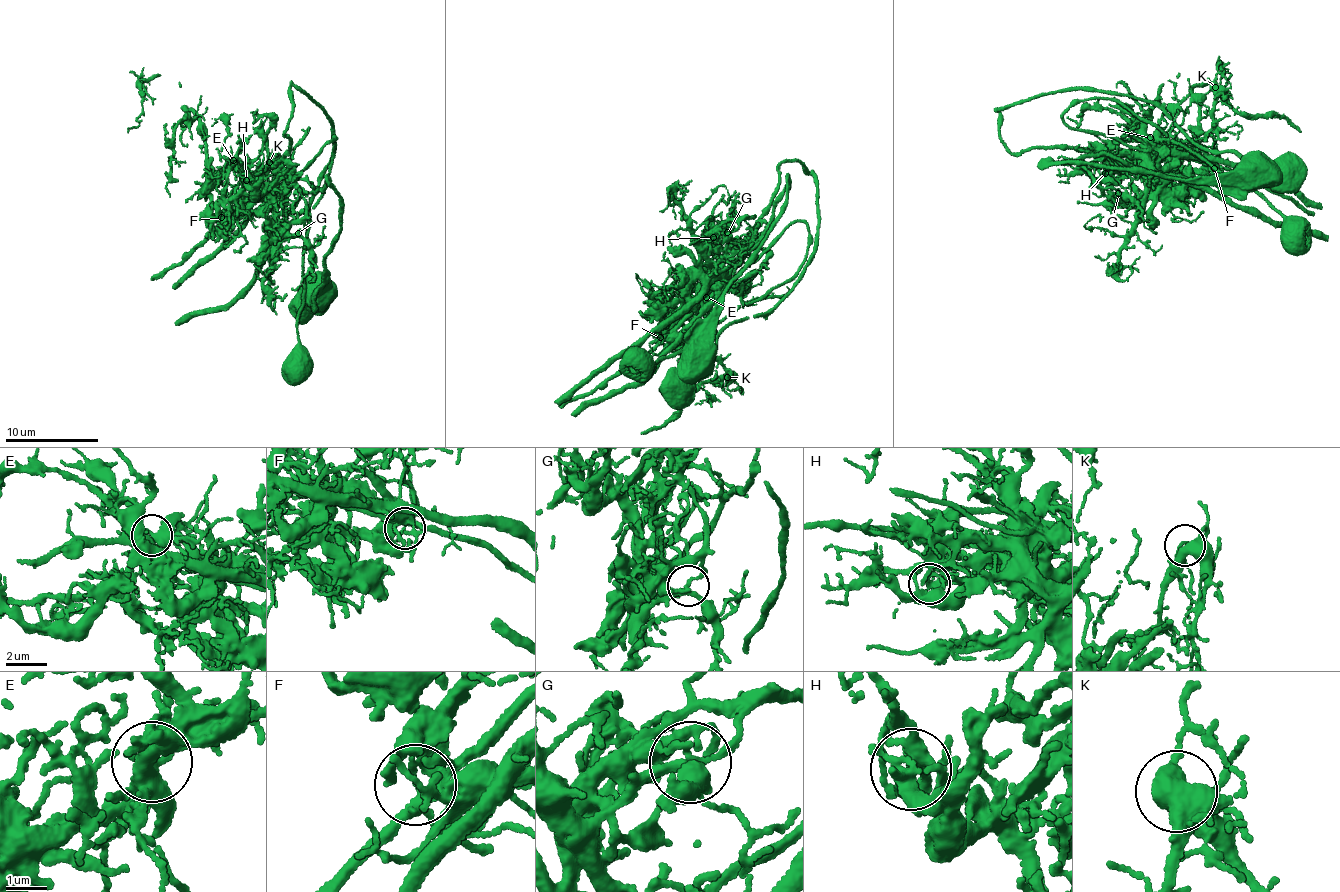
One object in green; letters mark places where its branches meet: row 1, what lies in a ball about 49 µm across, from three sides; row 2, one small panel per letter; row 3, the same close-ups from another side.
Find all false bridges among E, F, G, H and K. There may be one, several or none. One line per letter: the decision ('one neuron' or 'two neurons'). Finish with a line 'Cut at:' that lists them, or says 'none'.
E: one neuron
F: two neurons
G: two neurons
H: two neurons
K: one neuron
Cut at: F, G, H

